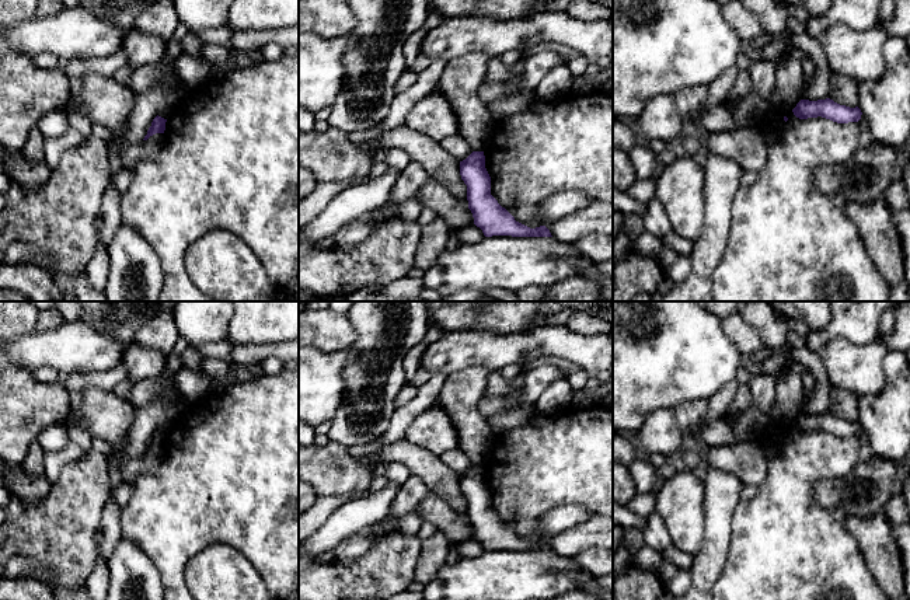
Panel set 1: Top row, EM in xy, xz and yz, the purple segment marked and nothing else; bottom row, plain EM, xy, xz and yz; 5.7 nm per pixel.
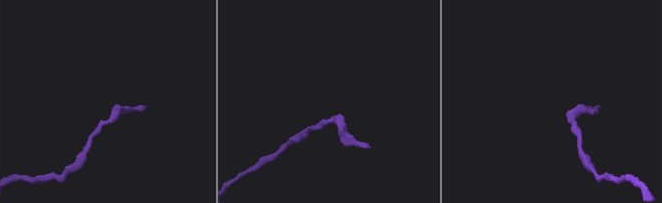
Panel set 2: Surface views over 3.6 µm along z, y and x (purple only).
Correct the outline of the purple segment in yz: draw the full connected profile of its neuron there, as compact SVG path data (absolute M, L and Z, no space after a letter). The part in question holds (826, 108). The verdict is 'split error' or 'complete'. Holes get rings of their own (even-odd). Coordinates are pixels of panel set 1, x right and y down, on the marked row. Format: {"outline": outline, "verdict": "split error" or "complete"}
{"outline": "M830 98L817 101L801 100L792 112L799 119L822 116L837 123L858 122L862 115L858 107L840 105Z", "verdict": "complete"}

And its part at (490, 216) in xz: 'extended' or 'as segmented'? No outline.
as segmented

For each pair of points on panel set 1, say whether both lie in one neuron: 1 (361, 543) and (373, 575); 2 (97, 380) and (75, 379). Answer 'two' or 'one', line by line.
1: two
2: one

